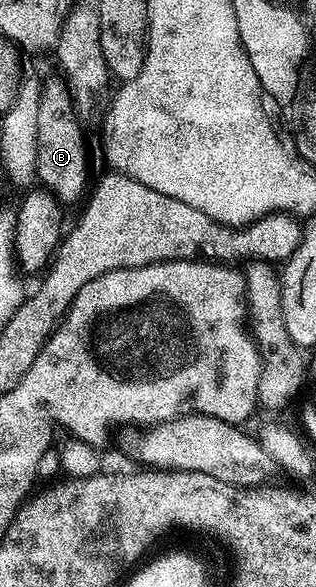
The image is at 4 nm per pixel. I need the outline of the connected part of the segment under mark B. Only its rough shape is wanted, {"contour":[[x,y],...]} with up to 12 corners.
{"contour":[[62,76],[41,84],[38,184],[60,203],[87,183],[87,145]]}

